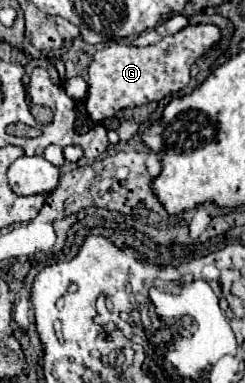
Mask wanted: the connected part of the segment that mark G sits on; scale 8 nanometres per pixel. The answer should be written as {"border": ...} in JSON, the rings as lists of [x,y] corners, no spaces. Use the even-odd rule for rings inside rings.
{"border":[[[188,25],[182,31],[164,37],[148,47],[132,47],[120,43],[108,43],[96,49],[88,67],[88,97],[86,111],[90,119],[102,121],[114,117],[124,107],[148,105],[162,101],[164,97],[182,91],[190,83],[190,67],[220,41],[220,29],[216,25]]]}

